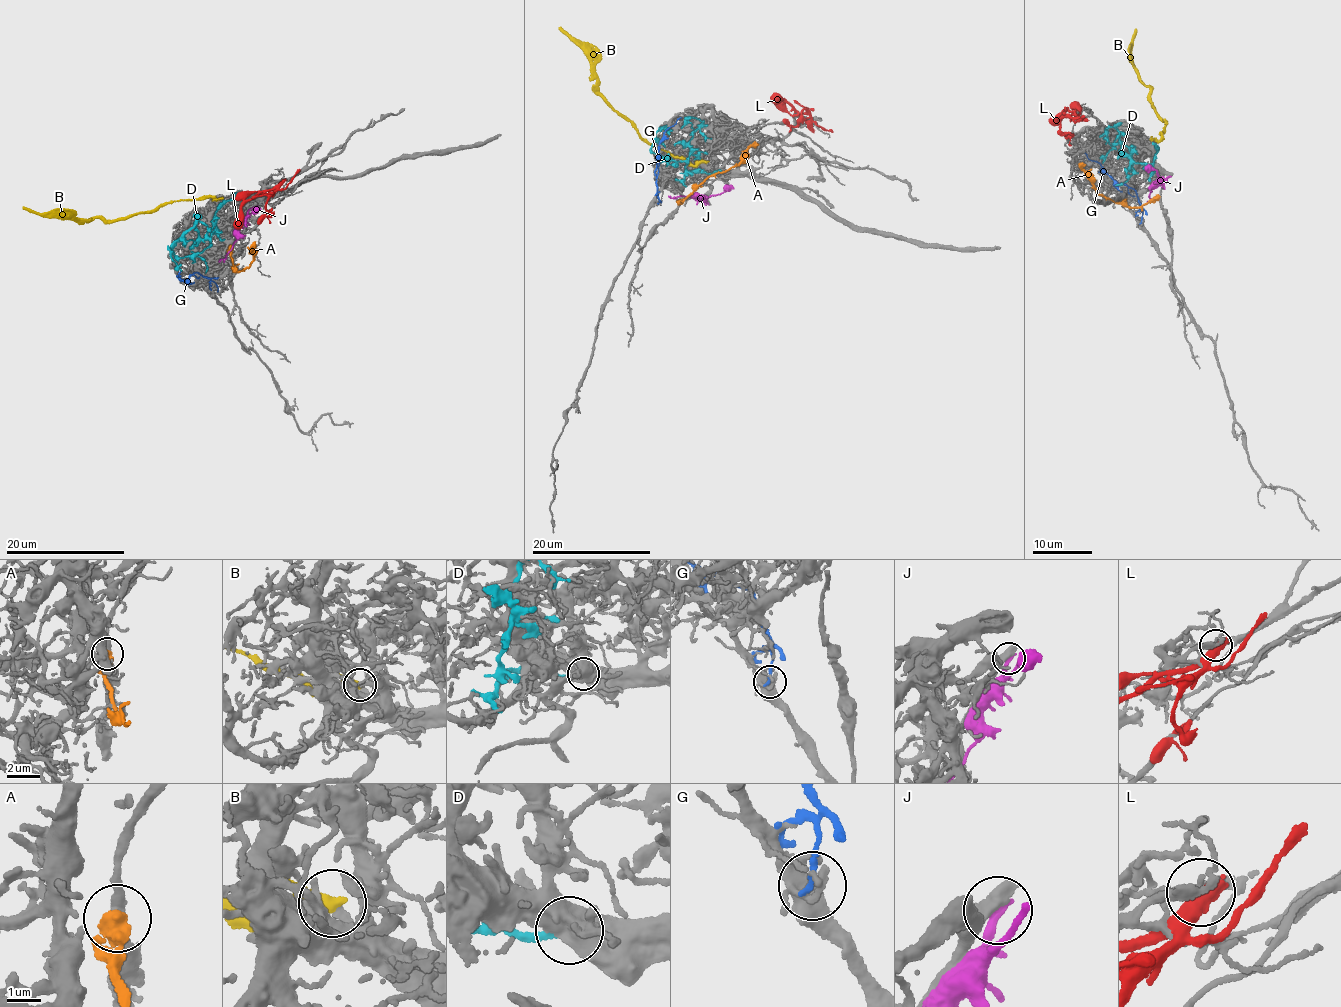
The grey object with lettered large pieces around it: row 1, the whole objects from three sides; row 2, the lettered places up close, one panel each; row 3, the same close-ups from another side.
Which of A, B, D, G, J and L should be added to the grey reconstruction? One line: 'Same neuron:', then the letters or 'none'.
Same neuron: B

